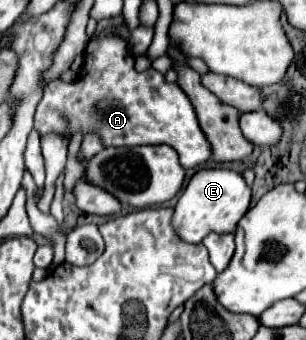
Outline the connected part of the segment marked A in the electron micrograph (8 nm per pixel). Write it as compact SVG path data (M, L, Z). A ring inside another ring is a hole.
M105 38L105 40L91 40L85 50L85 64L81 70L79 80L63 82L53 80L45 92L41 102L35 110L35 130L39 134L47 132L65 132L65 118L69 122L69 132L83 130L83 134L97 132L103 138L105 146L139 146L139 144L169 144L177 150L179 162L183 168L195 168L205 164L211 158L211 144L203 130L199 128L197 114L185 92L177 84L165 82L163 74L157 70L137 72L133 68L135 60L131 54L125 54L125 40L121 38Z

